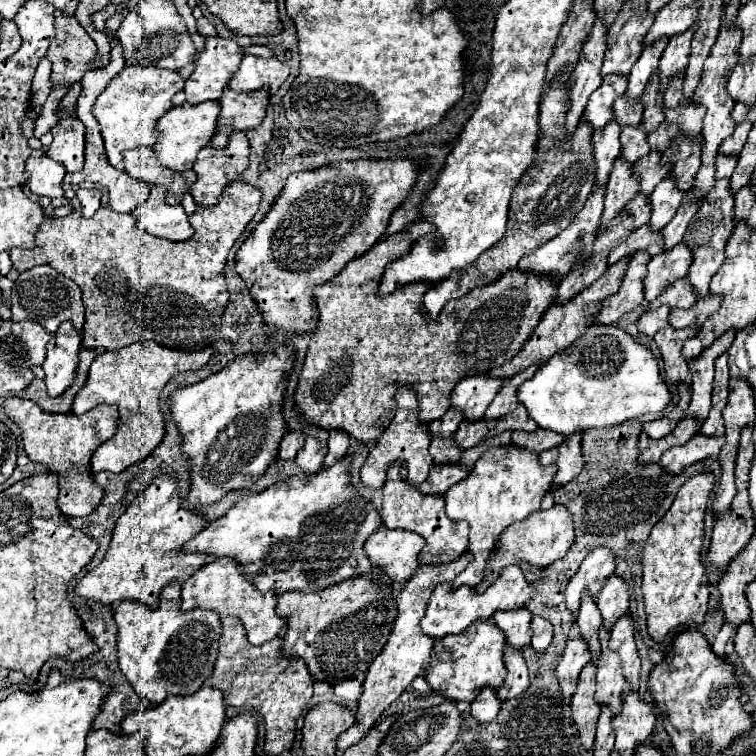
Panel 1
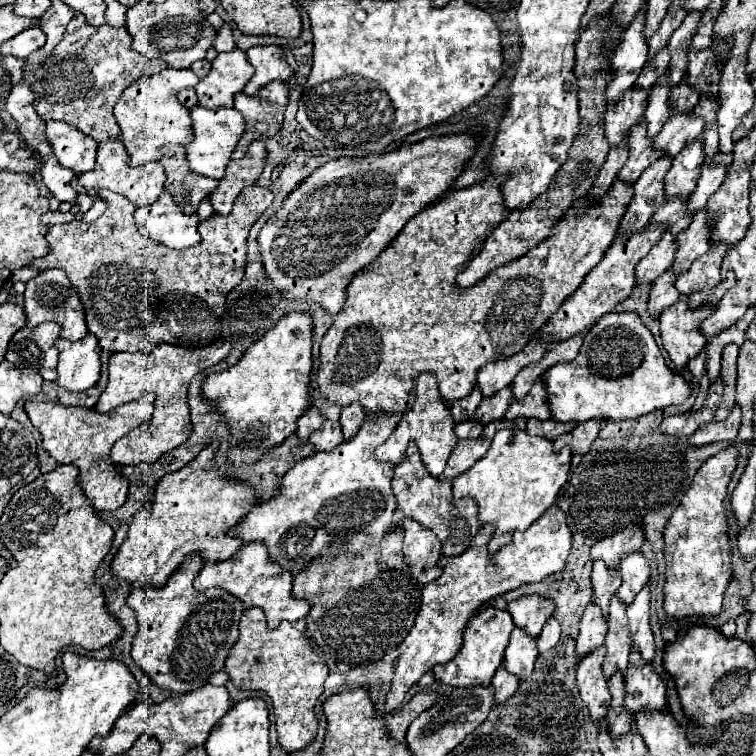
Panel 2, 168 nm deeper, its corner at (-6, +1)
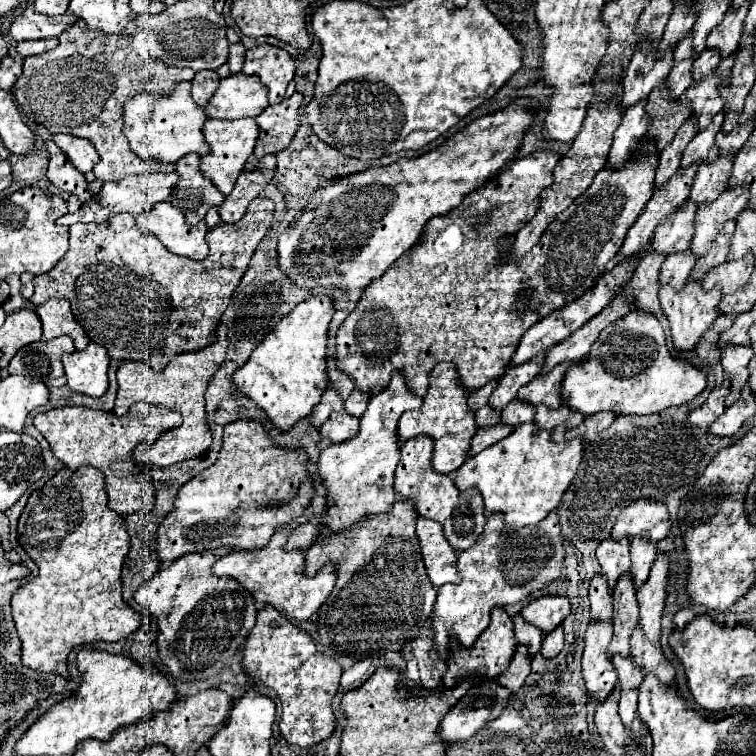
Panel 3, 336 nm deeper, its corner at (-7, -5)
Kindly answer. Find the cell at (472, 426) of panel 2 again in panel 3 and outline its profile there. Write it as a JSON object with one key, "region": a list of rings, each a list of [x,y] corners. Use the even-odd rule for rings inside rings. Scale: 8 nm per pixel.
{"region":[[[483,406],[483,408],[475,414],[475,420],[477,420],[477,426],[479,426],[479,428],[491,428],[491,426],[499,424],[499,418],[501,418],[499,410],[493,410],[493,408],[489,408],[489,406]]]}

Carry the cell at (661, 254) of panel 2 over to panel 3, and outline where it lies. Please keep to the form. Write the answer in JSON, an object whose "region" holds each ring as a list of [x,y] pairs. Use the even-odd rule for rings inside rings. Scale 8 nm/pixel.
{"region":[[[685,202],[685,206],[681,206],[681,210],[673,214],[673,218],[667,218],[665,226],[657,226],[657,234],[653,236],[651,250],[663,256],[689,250],[693,238],[695,212],[697,206]]]}

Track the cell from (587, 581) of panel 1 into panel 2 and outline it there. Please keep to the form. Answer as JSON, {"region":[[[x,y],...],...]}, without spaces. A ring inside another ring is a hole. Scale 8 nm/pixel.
{"region":[[[628,524],[628,528],[600,540],[596,546],[592,546],[592,560],[604,560],[610,568],[616,568],[620,558],[628,552],[640,550],[640,546],[644,544],[644,530],[640,528],[640,524]]]}

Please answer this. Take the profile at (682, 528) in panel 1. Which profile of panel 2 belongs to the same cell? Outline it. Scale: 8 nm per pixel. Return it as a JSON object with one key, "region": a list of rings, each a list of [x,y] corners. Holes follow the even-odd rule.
{"region":[[[730,444],[726,450],[708,458],[694,476],[692,486],[684,494],[680,506],[670,516],[664,530],[664,556],[666,556],[666,598],[664,610],[674,618],[692,614],[718,616],[728,582],[732,580],[728,518],[724,508],[730,478],[738,466],[738,450]]]}

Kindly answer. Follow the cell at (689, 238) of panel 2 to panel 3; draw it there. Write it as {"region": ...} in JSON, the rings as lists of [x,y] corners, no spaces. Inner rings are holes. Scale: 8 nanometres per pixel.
{"region":[[[727,190],[715,202],[697,210],[695,236],[691,242],[691,252],[695,254],[695,258],[707,254],[707,250],[713,246],[713,240],[723,230],[725,222],[735,220],[745,206],[745,190]]]}

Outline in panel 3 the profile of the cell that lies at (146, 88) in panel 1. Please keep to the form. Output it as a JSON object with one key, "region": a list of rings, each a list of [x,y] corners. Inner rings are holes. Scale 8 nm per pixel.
{"region":[[[181,82],[169,94],[149,94],[141,92],[125,104],[123,130],[133,148],[133,152],[143,160],[155,160],[161,164],[173,164],[183,154],[195,152],[199,156],[209,152],[209,144],[201,134],[205,112],[191,98],[191,82]]]}

